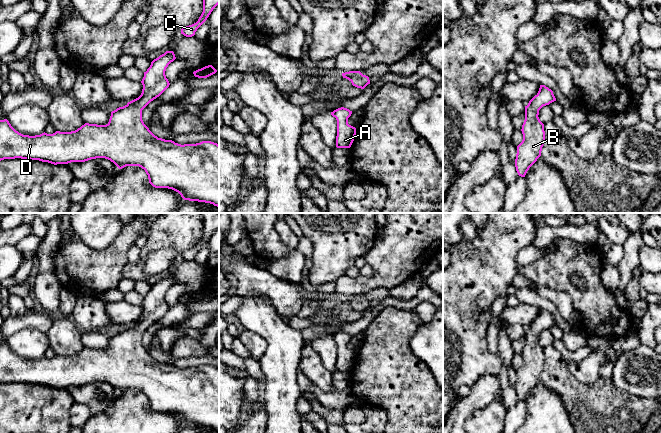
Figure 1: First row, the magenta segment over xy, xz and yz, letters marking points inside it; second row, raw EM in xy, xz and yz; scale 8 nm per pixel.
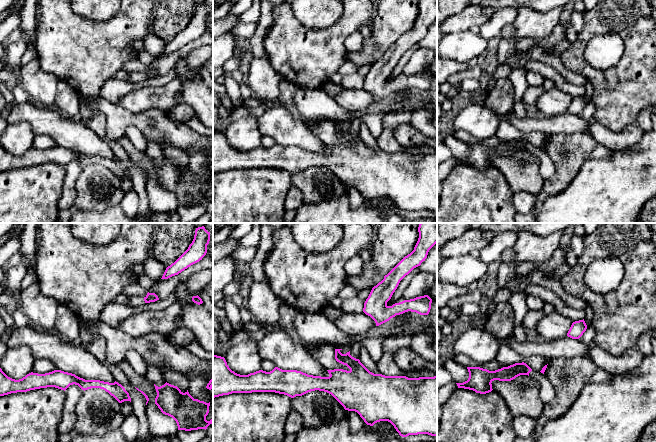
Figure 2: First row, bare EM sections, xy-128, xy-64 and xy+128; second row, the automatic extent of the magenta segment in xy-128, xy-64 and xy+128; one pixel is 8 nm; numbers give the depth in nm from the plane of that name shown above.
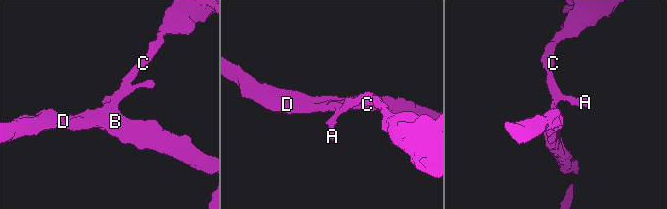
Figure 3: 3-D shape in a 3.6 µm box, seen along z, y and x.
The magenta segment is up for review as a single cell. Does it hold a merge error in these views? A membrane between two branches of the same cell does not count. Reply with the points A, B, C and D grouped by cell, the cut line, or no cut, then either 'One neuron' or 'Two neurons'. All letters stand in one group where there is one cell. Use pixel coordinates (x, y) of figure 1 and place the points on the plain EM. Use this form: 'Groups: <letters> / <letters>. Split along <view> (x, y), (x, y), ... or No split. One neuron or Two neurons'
Groups: A B C D. No split. One neuron

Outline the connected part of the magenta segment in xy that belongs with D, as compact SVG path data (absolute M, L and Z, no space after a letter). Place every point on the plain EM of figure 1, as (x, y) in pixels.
M166 275L154 283L144 296L141 319L112 335L106 349L85 347L71 356L44 356L29 360L16 355L7 343L0 344L0 385L21 382L57 389L105 382L119 393L126 390L141 391L148 399L149 407L155 412L172 413L184 424L205 426L219 431L219 369L211 365L181 369L172 364L158 362L142 344L142 334L169 311L165 295L175 283L173 275Z

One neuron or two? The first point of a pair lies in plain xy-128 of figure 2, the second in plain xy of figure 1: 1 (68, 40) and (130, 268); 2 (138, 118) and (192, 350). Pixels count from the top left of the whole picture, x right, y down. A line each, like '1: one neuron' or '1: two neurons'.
1: two neurons
2: one neuron

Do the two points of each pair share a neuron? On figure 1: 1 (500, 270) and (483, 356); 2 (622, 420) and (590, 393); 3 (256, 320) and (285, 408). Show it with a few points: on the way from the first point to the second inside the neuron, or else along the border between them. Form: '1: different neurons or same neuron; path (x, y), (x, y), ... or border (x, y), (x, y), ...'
1: same neuron; path (479, 291), (469, 301), (469, 335)
2: same neuron; path (614, 417), (598, 401)
3: same neuron; path (277, 342), (277, 386)

